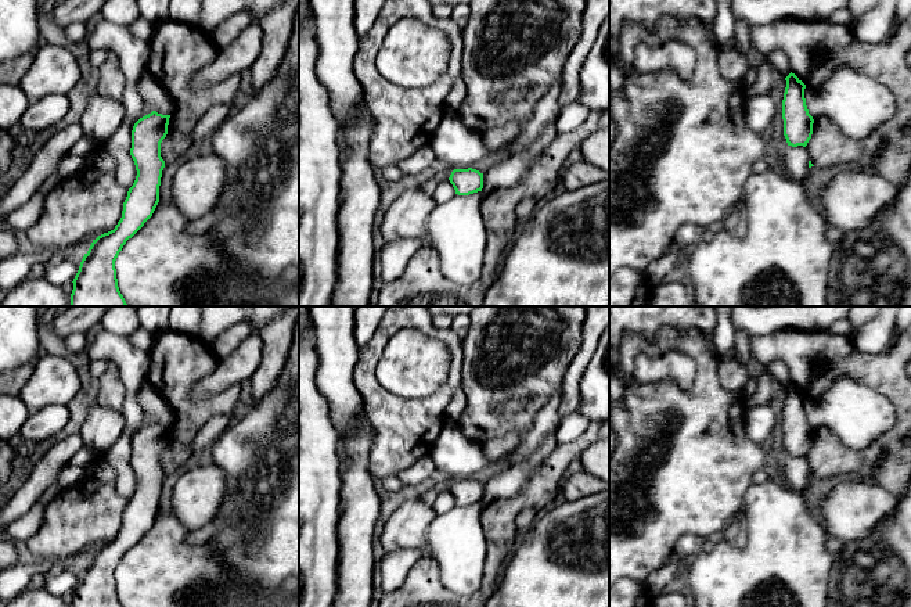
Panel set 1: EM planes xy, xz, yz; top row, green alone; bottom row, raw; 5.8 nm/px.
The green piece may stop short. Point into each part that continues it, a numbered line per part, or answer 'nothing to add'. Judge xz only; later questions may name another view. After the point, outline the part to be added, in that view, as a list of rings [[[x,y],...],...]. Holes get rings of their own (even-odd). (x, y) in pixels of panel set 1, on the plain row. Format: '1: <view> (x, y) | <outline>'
nothing to add

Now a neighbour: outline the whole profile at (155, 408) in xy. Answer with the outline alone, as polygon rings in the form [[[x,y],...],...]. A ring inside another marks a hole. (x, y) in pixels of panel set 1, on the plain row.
[[[143,384],[136,394],[136,399],[143,410],[143,420],[132,431],[133,437],[140,428],[151,424],[152,421],[156,421],[162,425],[173,424],[174,413],[172,407],[169,406],[168,401],[162,396],[162,394],[156,391],[151,384]]]

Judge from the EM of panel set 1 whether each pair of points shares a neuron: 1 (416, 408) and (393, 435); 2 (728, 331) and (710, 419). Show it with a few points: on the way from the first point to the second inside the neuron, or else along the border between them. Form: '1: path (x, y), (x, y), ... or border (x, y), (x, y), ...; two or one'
1: path (414, 415), (400, 428); one
2: border (712, 337), (719, 359); two

